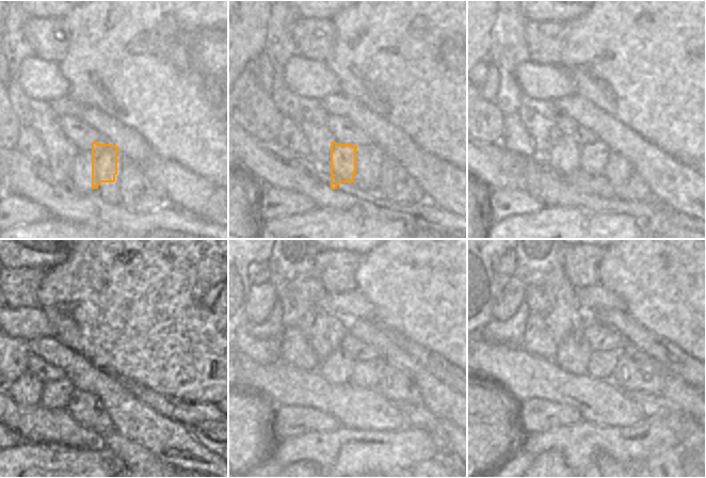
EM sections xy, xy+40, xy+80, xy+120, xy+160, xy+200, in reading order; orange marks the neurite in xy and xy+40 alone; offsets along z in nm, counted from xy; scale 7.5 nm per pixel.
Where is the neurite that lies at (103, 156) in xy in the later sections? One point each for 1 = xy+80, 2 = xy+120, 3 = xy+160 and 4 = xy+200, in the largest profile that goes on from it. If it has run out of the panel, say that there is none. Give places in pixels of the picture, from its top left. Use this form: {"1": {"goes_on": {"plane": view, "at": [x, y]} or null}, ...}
{"1": {"goes_on": {"plane": "xy+80", "at": [587, 161]}}, "2": {"goes_on": {"plane": "xy+120", "at": [114, 404]}}, "3": {"goes_on": {"plane": "xy+160", "at": [355, 402]}}, "4": {"goes_on": {"plane": "xy+200", "at": [524, 377]}}}

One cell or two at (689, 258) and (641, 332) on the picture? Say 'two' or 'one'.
one

